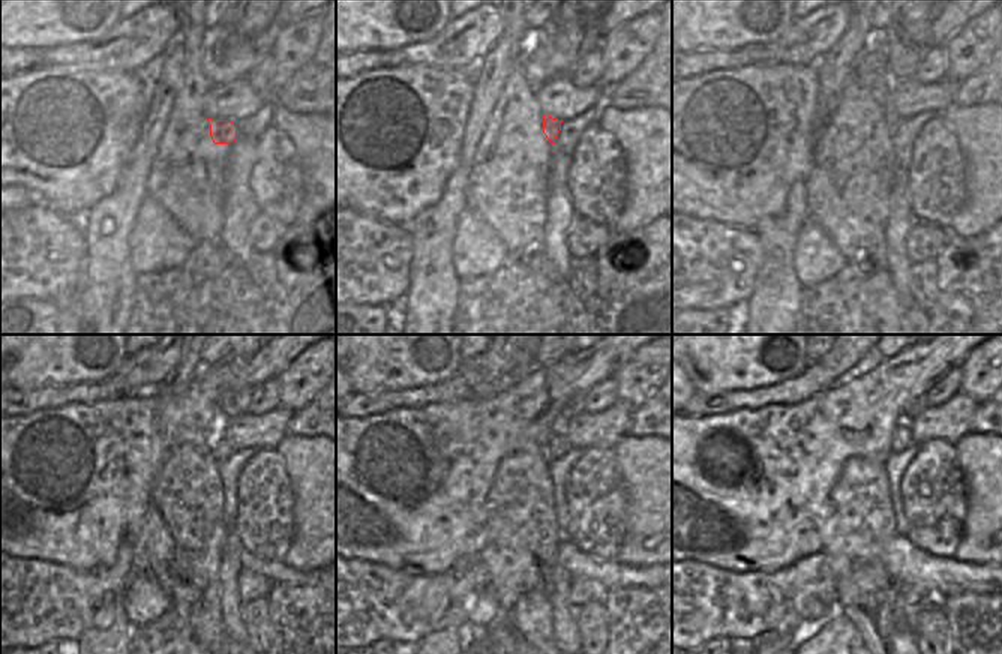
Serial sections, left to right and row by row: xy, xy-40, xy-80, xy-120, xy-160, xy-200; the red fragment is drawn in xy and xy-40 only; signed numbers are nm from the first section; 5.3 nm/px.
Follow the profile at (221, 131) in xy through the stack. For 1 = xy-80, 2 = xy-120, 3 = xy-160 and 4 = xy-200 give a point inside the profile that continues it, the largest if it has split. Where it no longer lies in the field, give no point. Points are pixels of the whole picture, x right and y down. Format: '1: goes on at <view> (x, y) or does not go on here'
1: goes on at xy-80 (891, 117)
2: goes on at xy-120 (221, 449)
3: goes on at xy-160 (558, 444)
4: goes on at xy-200 (902, 437)

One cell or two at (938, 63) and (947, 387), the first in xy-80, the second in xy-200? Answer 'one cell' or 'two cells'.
one cell

